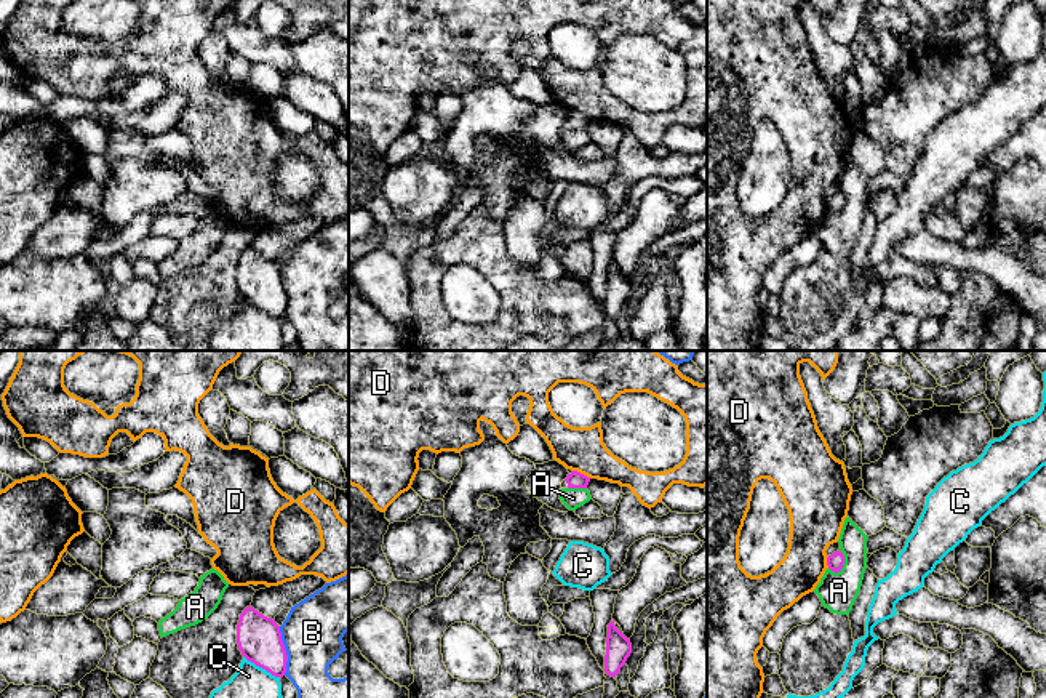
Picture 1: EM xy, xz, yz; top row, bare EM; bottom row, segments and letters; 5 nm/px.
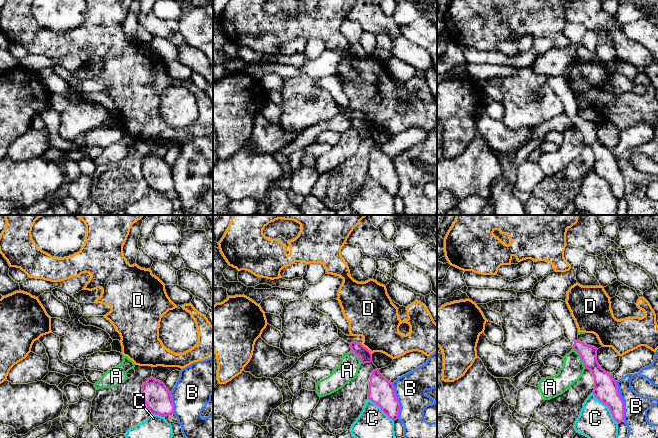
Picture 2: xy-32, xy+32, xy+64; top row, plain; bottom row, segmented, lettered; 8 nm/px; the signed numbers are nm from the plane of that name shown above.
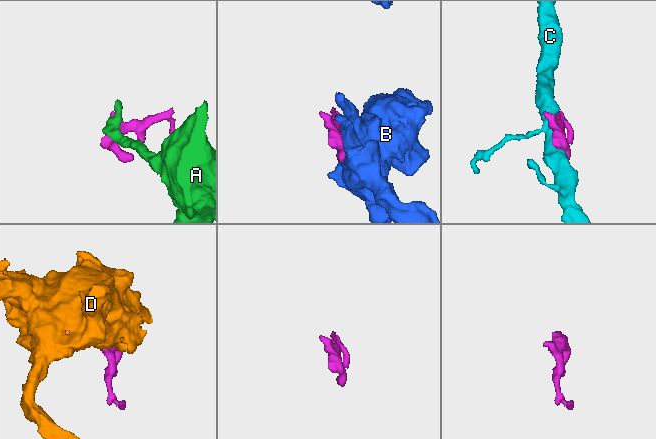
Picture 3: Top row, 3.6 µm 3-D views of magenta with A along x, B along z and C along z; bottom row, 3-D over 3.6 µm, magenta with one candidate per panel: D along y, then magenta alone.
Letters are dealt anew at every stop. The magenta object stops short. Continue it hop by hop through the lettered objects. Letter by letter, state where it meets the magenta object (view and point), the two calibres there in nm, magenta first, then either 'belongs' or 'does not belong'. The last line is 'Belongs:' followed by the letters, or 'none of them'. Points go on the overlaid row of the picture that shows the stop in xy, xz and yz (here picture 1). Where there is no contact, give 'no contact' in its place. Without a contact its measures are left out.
A: contact yz (843, 562); calibres 80 and 190 nm; does not belong
B: contact xy (285, 650); calibres 220 and 300 nm; does not belong
C: contact xy (261, 666); calibres 220 and 170 nm; does not belong
D: contact xz (582, 474); calibres 80 and 220 nm; does not belong
Belongs: none of them

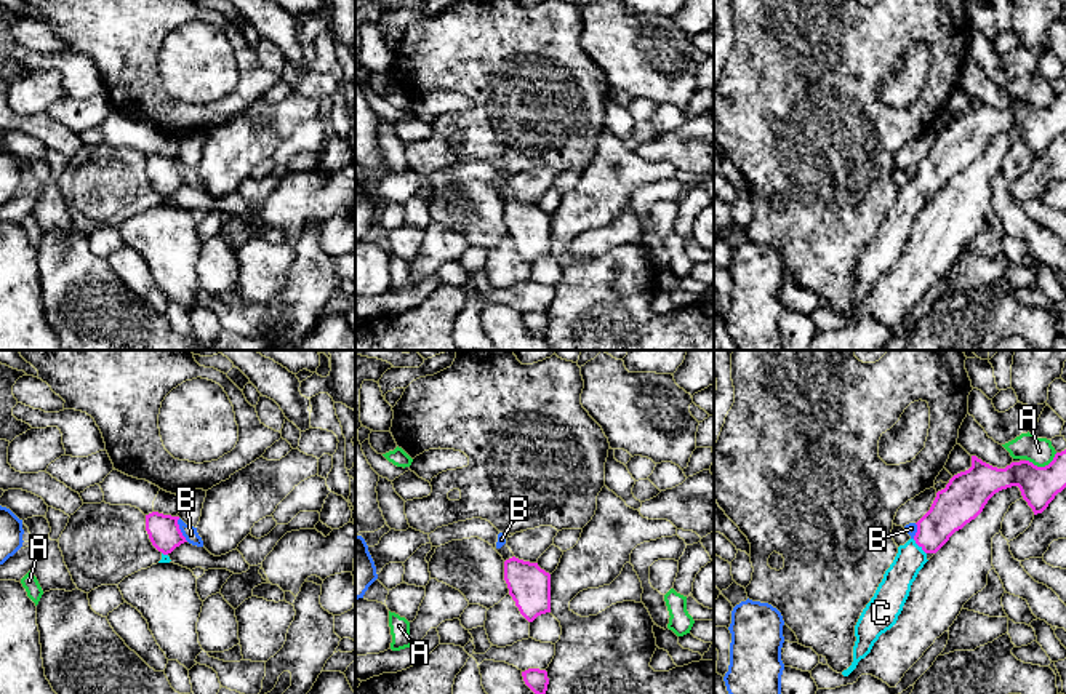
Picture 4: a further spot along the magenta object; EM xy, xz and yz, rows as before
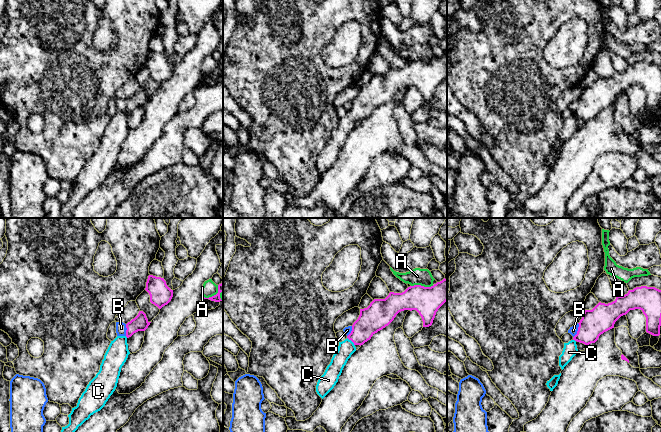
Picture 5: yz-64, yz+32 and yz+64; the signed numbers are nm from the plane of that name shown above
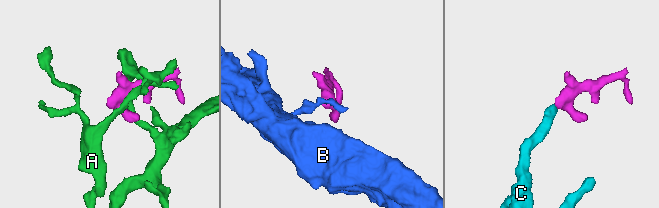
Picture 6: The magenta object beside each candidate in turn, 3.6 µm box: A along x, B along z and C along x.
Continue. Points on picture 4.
A: contact yz (1042, 467); calibres 190 and 140 nm; does not belong
B: contact xy (180, 530); calibres 160 and 70 nm; does not belong
C: contact yz (919, 546); calibres 200 and 150 nm; belongs
Belongs: C

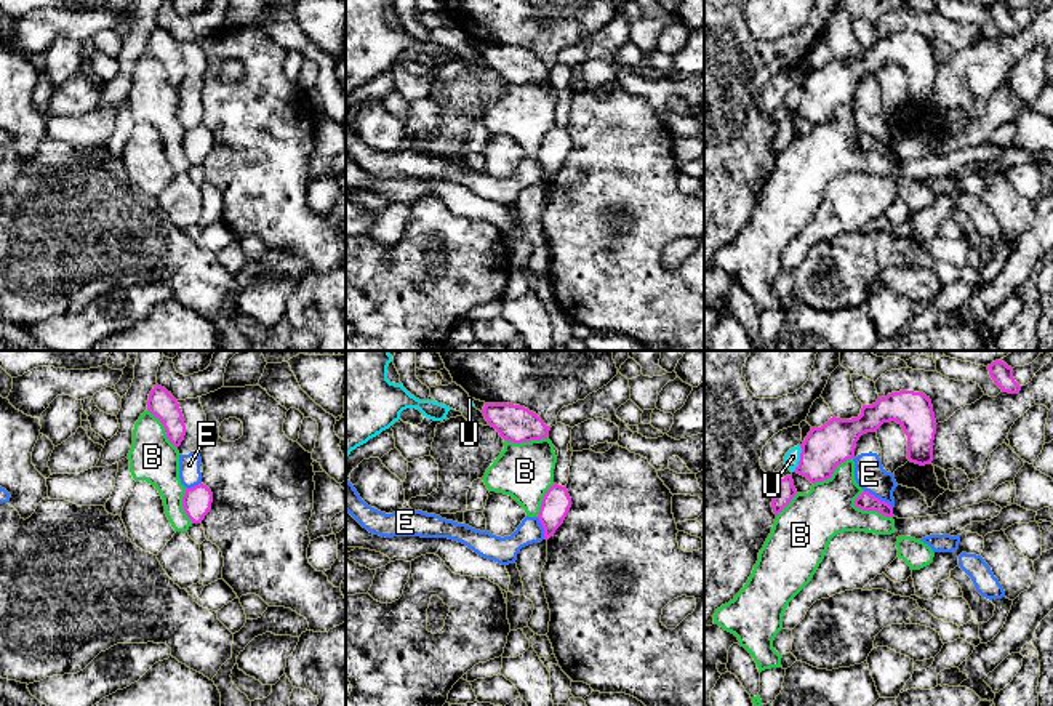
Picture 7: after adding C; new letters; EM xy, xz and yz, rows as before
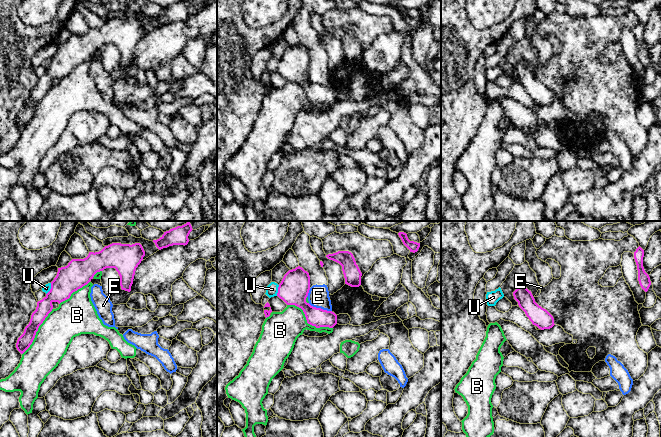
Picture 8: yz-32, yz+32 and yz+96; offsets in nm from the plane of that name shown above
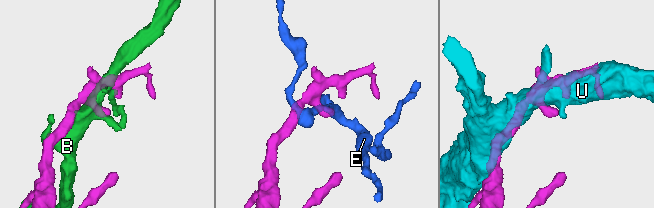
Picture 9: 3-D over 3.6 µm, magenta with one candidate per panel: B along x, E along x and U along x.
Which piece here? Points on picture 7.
B: contact yz (871, 509); calibres 90 and 260 nm; does not belong
E: contact yz (877, 498); calibres 90 and 160 nm; does not belong
U: contact yz (800, 458); calibres 220 and 80 nm; does not belong
Belongs: none of them

